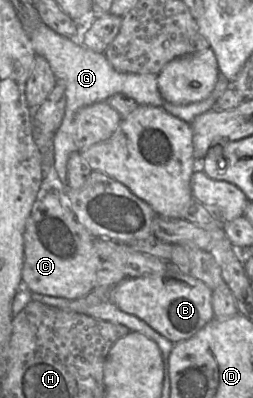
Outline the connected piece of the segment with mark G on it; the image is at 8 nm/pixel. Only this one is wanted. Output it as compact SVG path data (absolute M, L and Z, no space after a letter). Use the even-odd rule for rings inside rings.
M37 19L35 27L28 31L24 28L31 45L37 55L44 57L56 80L63 81L65 84L66 106L60 126L53 136L54 144L54 169L58 179L63 185L67 183L67 163L70 155L78 151L74 135L74 117L76 112L87 105L96 102L106 101L111 95L123 93L133 98L138 105L150 105L161 107L171 115L191 124L196 116L215 108L217 99L223 92L230 87L230 82L219 71L218 79L212 93L205 100L176 105L166 101L160 94L157 85L156 74L133 74L116 71L104 53L95 52L83 46L79 40L72 40L62 36L49 28L41 19Z

